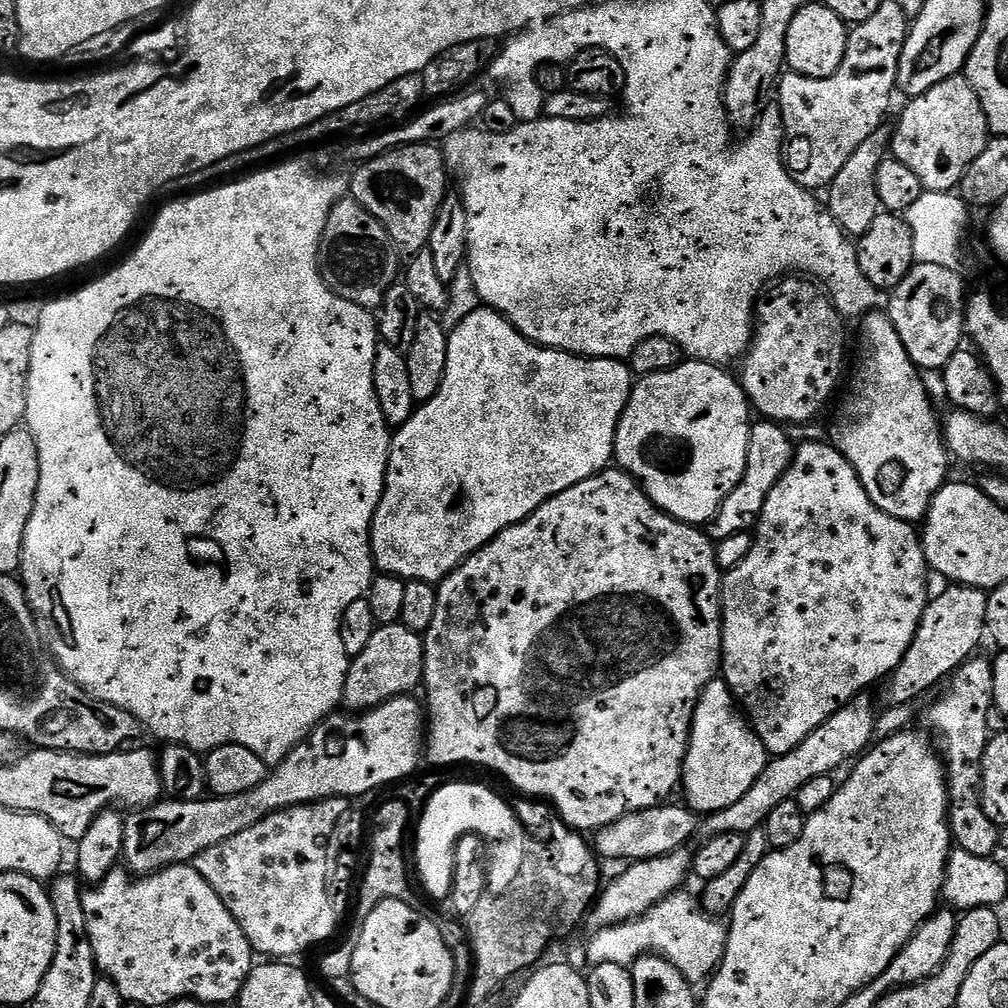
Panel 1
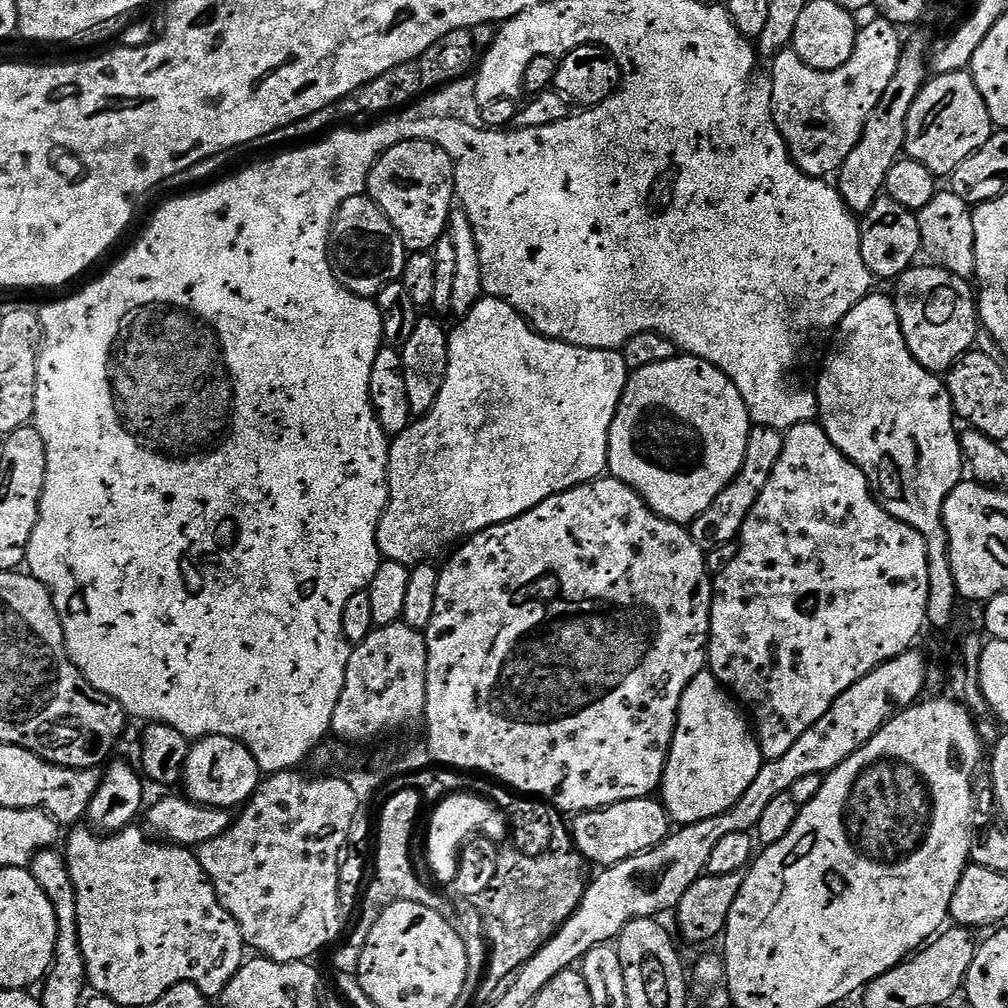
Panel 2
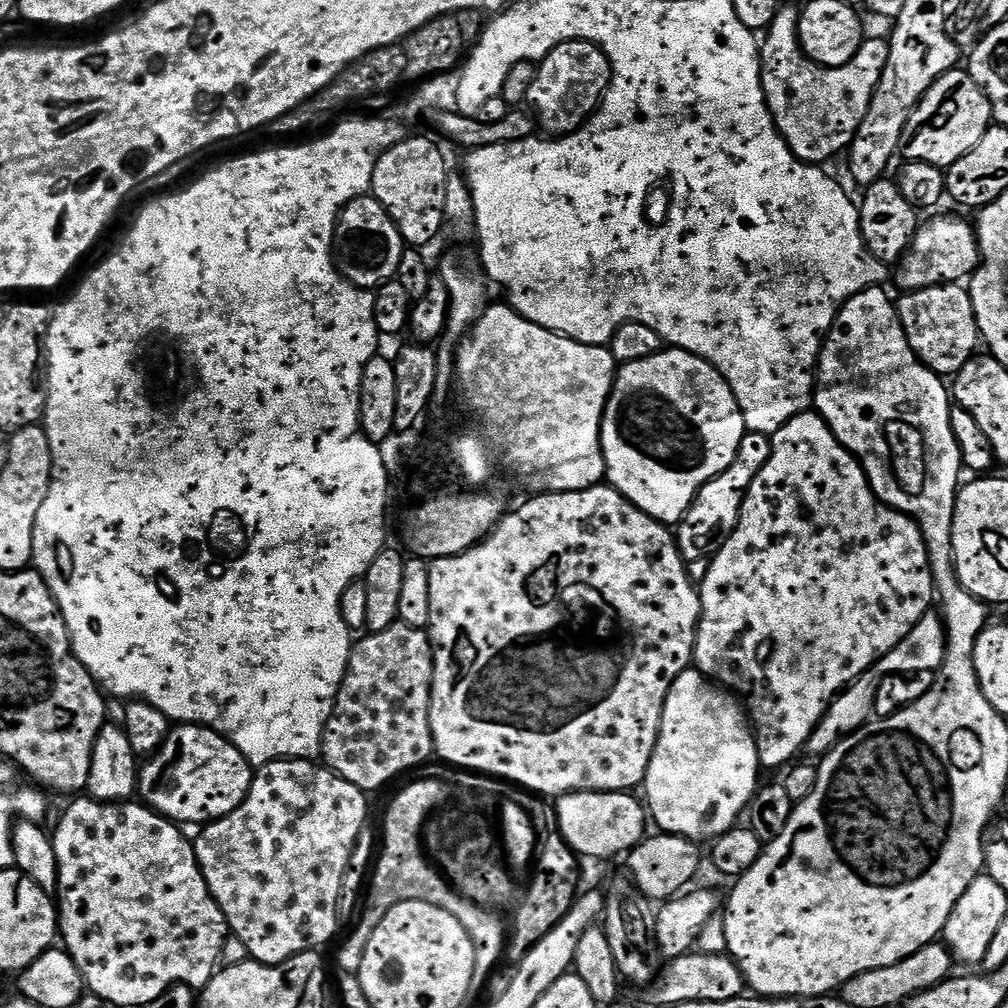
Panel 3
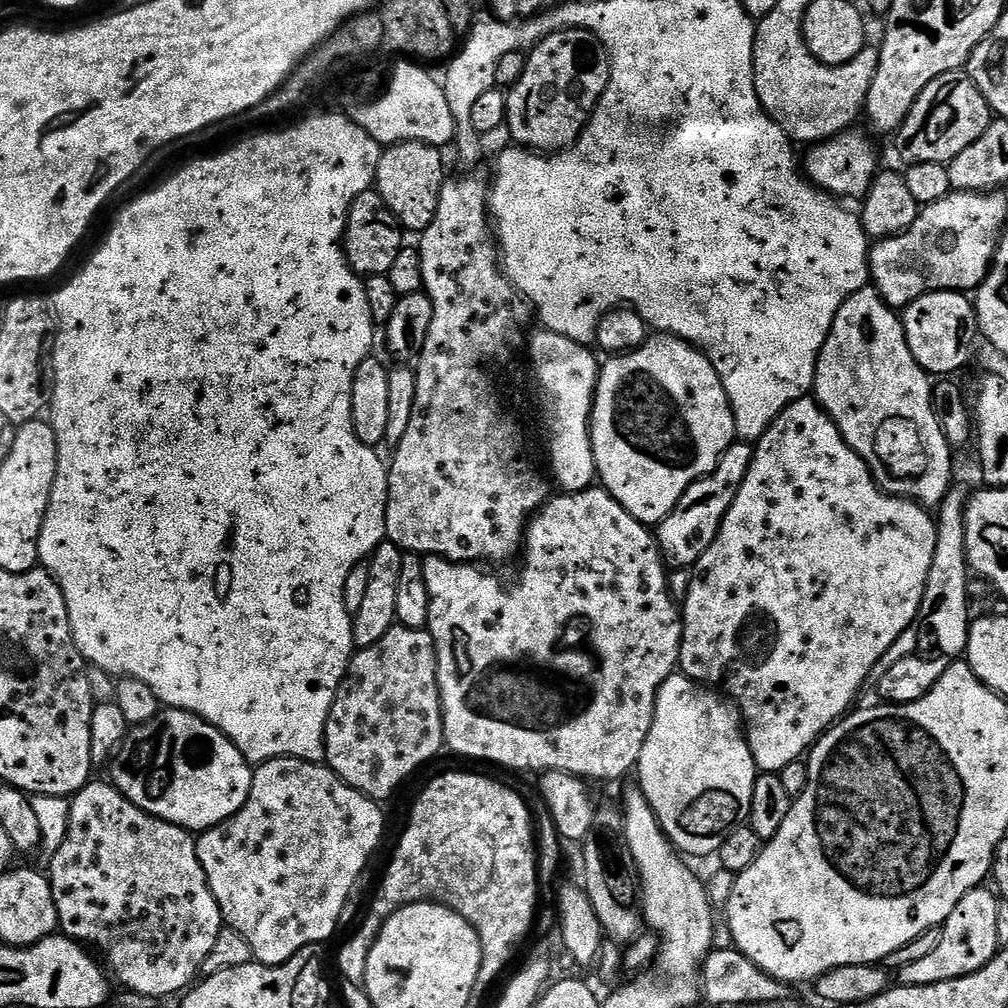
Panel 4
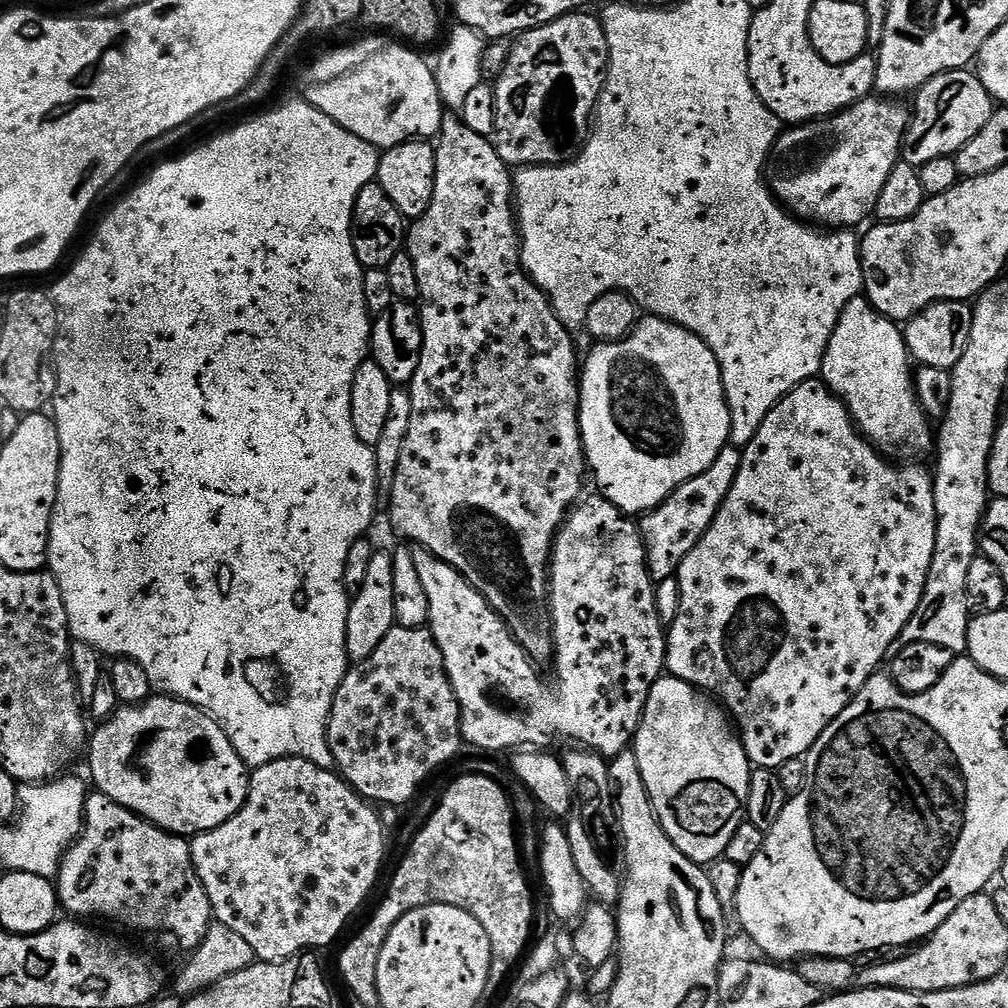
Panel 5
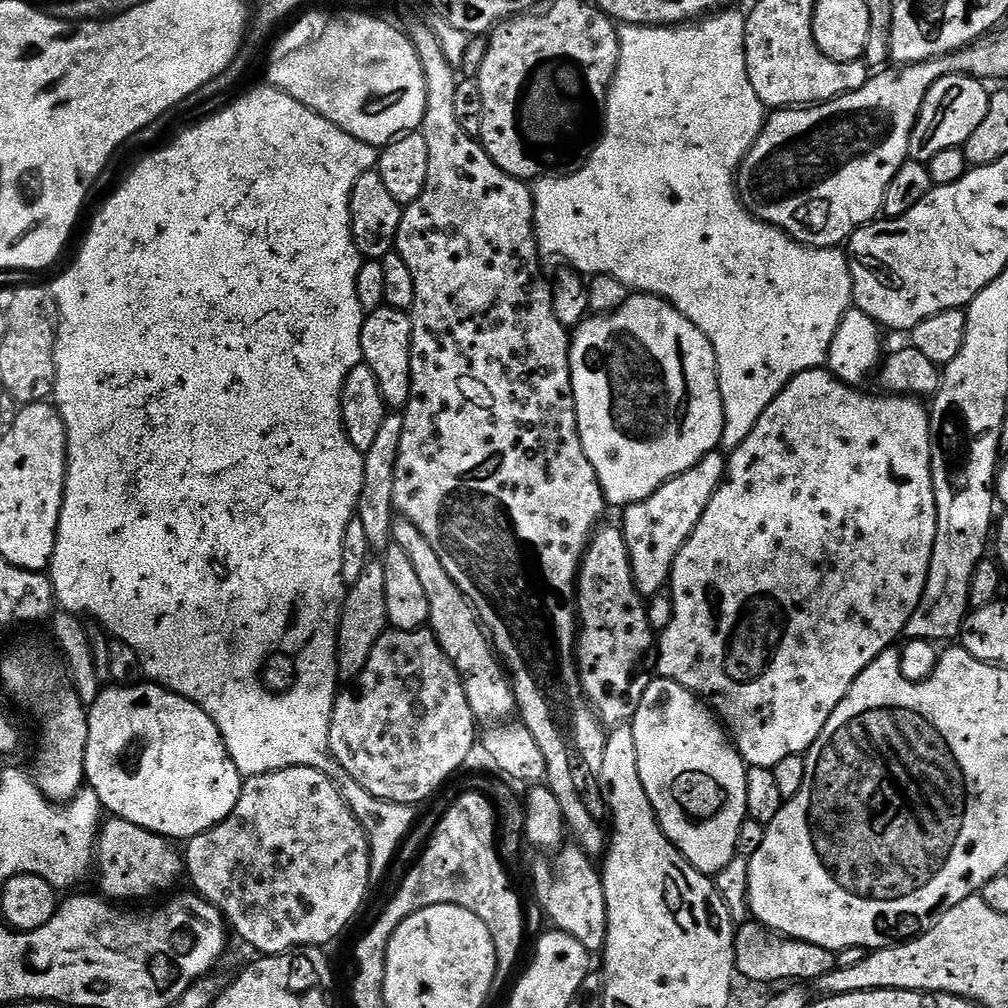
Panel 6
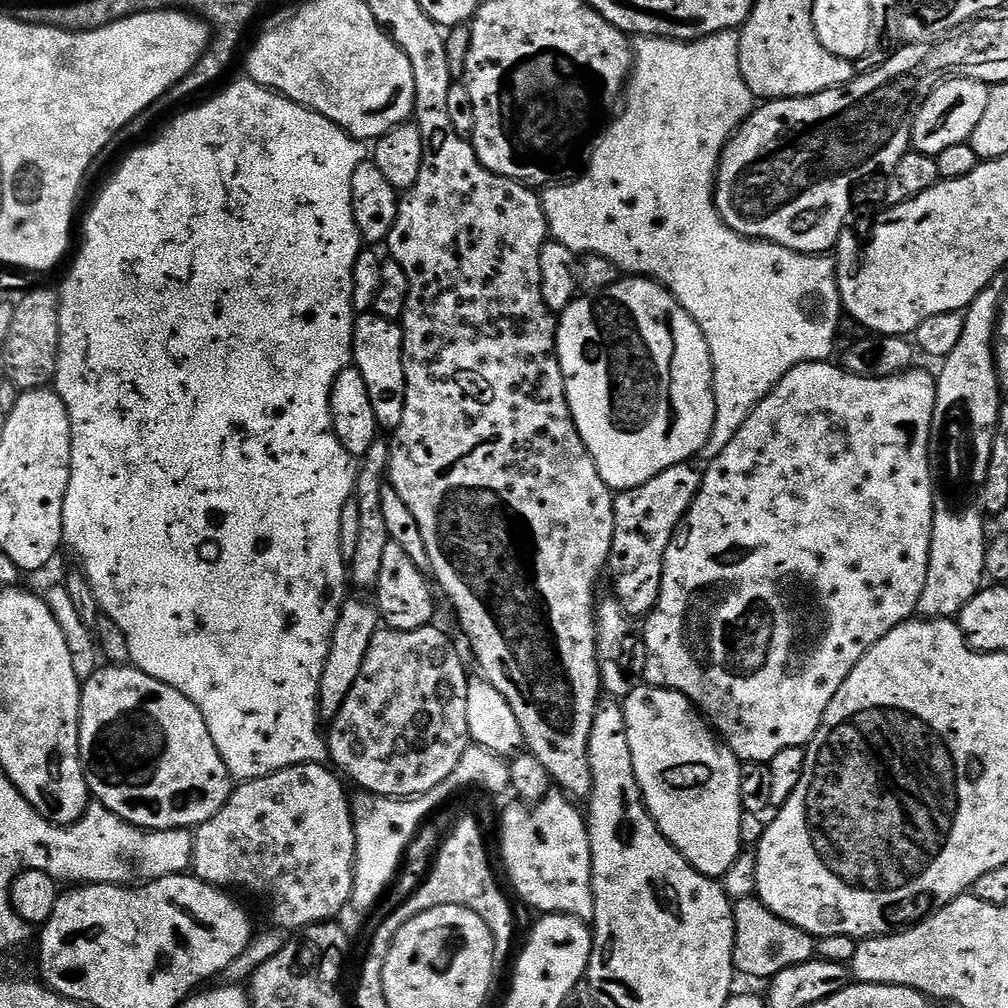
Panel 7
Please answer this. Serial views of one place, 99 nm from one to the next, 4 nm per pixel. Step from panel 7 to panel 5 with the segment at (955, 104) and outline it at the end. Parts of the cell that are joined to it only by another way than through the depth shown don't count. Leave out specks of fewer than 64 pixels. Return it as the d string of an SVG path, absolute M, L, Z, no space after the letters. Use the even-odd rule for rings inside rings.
M972 70L933 76L929 84L915 93L914 99L916 109L911 109L908 129L904 132L902 159L917 166L930 162L930 158L955 157L959 148L966 146L966 142L990 122L990 114L994 111L992 96Z

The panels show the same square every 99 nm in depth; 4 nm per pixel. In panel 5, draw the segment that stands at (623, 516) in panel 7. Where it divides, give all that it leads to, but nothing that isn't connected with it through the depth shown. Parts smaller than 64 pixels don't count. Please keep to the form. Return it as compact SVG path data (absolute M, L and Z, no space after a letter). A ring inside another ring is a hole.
M735 446L724 448L722 454L714 458L714 466L710 466L710 470L702 470L698 478L690 478L690 482L678 486L678 490L674 490L674 494L670 494L670 498L666 498L662 506L639 517L640 537L644 539L648 569L653 581L661 582L660 580L668 580L671 576L673 579L679 573L686 554L690 554L690 550L698 546L702 534L706 534L710 522L714 522L726 494L730 494L730 486L734 486L740 454L741 449Z

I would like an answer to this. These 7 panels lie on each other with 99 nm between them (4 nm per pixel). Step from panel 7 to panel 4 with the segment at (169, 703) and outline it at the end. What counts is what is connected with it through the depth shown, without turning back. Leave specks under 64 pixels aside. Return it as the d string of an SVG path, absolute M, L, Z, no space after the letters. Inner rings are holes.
M165 707L152 720L135 725L124 737L118 749L118 760L119 756L124 765L114 769L110 775L111 783L115 784L118 791L142 811L186 828L193 834L207 832L209 828L228 820L235 812L242 810L250 794L253 765L213 724L181 708Z

